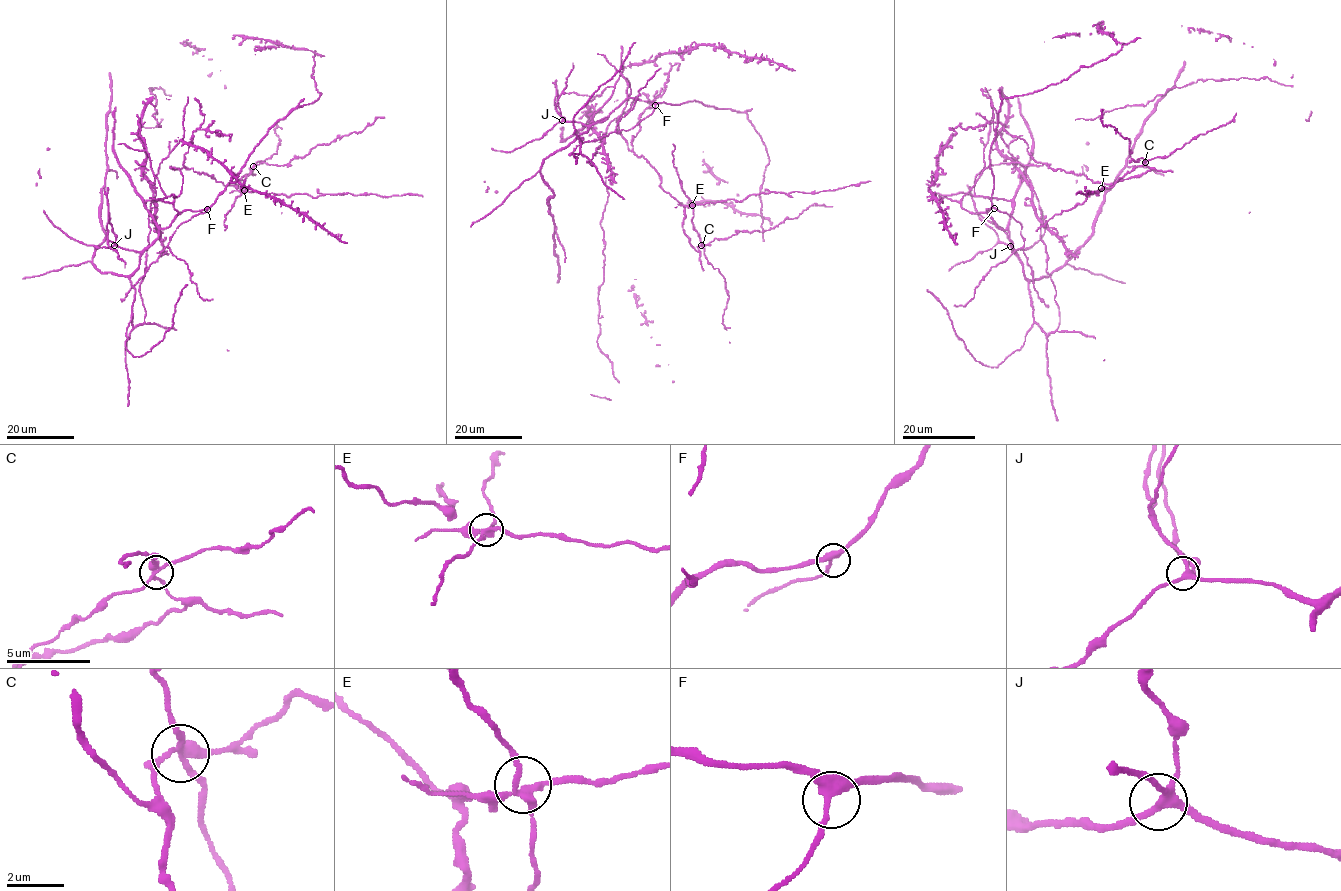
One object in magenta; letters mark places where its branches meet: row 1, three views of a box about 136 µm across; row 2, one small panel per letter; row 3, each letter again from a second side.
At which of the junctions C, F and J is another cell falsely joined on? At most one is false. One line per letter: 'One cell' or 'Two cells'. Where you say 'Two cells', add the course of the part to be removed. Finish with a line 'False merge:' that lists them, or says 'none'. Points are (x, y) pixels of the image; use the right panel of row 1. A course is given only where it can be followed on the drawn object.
C: Two cells. Course of the part to remove: (1145, 162), (1098, 194), (1080, 191), (1076, 195)
F: One cell
J: One cell
False merge: C

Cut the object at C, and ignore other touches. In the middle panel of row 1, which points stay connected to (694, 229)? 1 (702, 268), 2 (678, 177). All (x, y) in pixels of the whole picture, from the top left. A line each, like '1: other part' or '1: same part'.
1: other part
2: same part

